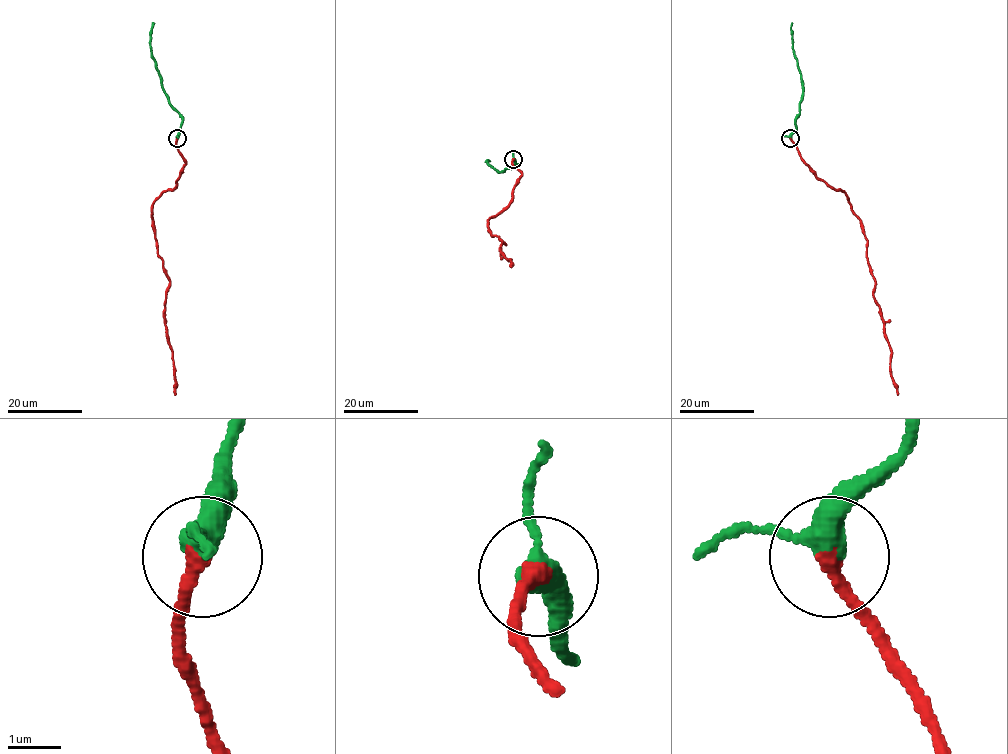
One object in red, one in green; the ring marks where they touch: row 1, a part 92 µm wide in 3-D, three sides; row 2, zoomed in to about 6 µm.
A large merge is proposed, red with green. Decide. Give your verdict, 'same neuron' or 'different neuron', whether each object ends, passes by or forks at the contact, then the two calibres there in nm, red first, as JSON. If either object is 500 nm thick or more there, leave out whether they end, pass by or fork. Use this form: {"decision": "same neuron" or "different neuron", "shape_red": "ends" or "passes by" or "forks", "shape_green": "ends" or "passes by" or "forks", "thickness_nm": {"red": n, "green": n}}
{"decision": "same neuron", "shape_red": "ends", "shape_green": "passes by", "thickness_nm": {"red": 320, "green": 380}}

